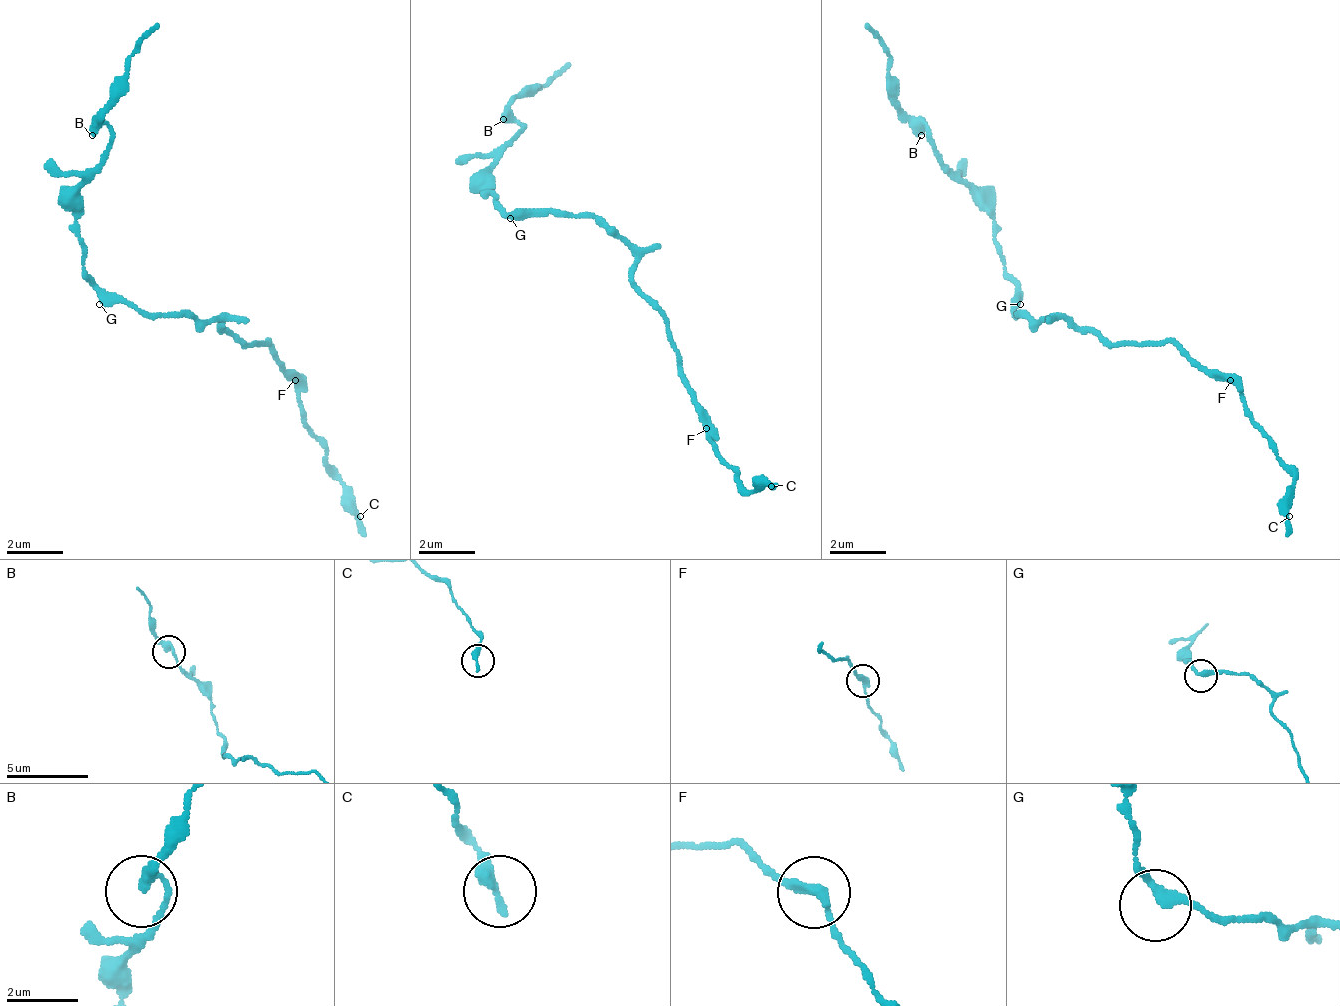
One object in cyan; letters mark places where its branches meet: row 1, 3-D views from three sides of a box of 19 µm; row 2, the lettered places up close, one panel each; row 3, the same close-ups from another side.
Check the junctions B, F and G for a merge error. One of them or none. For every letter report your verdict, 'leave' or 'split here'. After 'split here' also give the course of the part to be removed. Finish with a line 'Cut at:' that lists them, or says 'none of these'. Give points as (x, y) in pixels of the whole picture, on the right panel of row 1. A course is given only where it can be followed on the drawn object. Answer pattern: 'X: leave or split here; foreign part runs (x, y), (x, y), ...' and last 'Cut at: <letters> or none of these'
B: leave
F: leave
G: leave
Cut at: none of these

